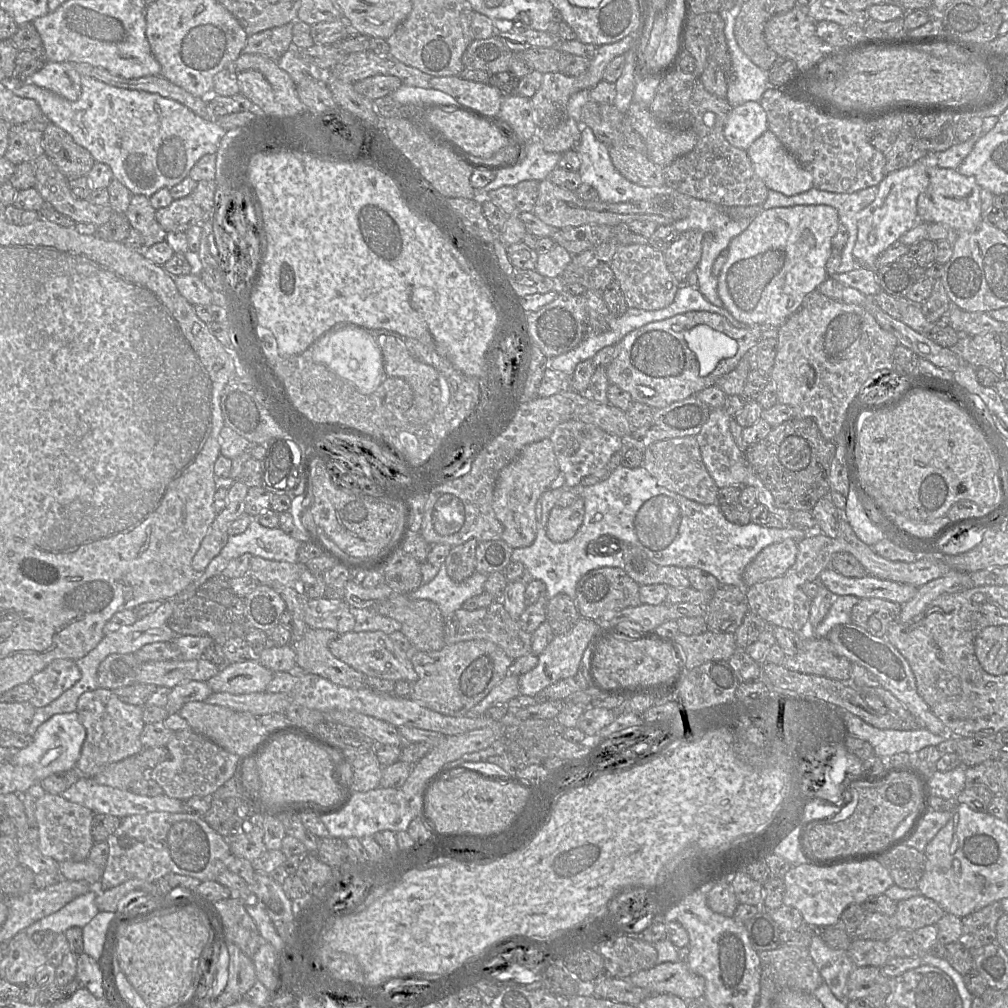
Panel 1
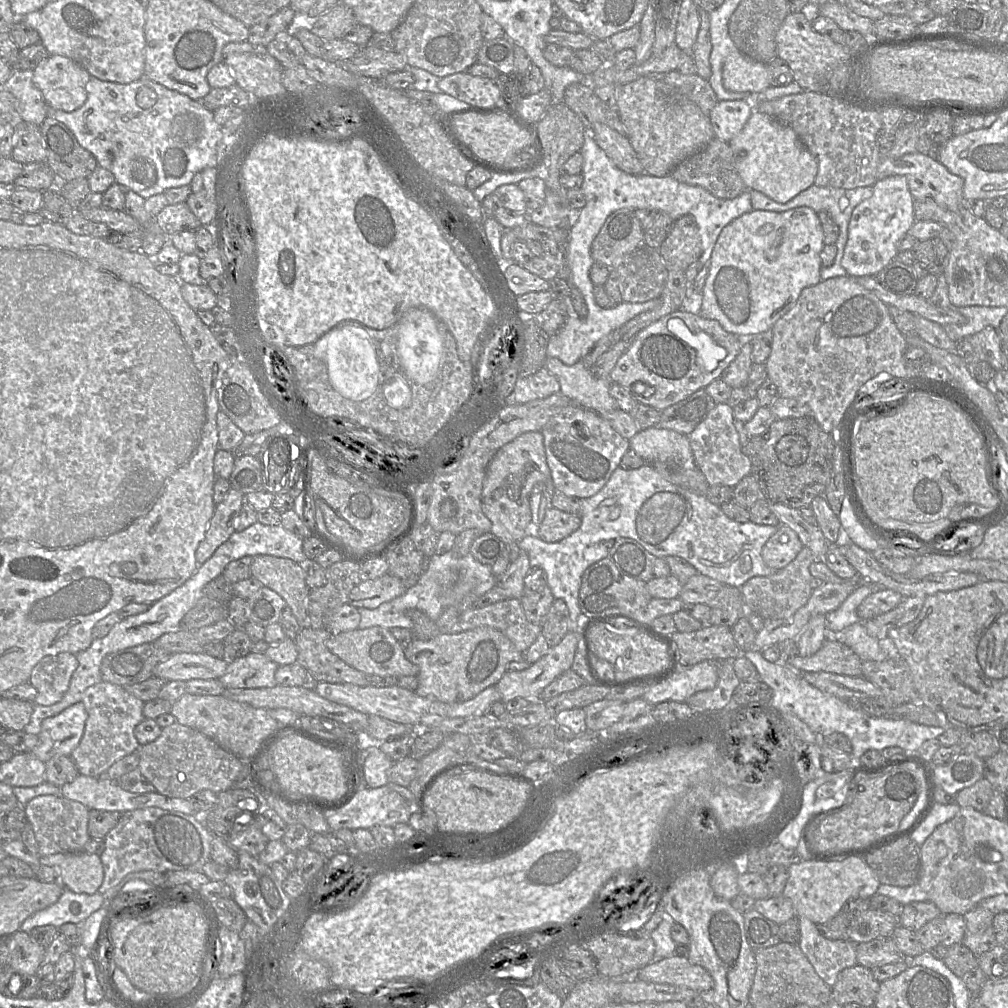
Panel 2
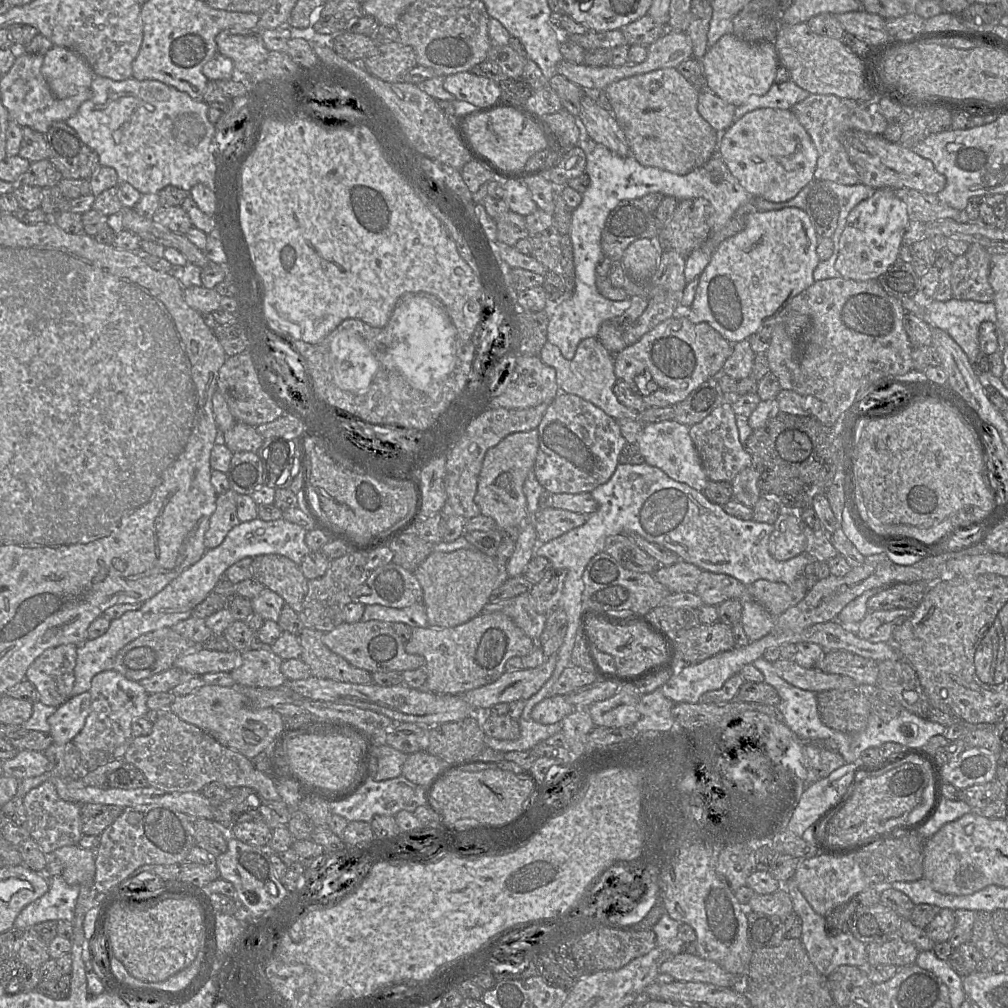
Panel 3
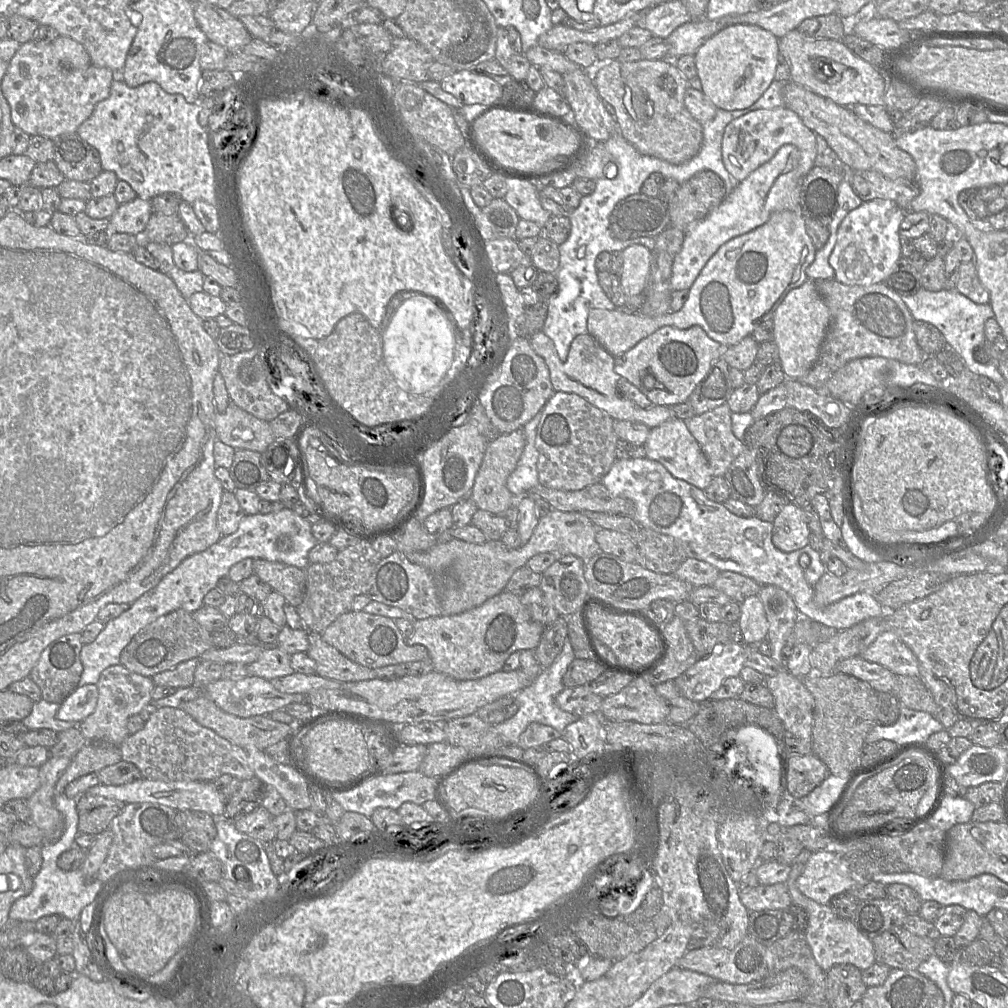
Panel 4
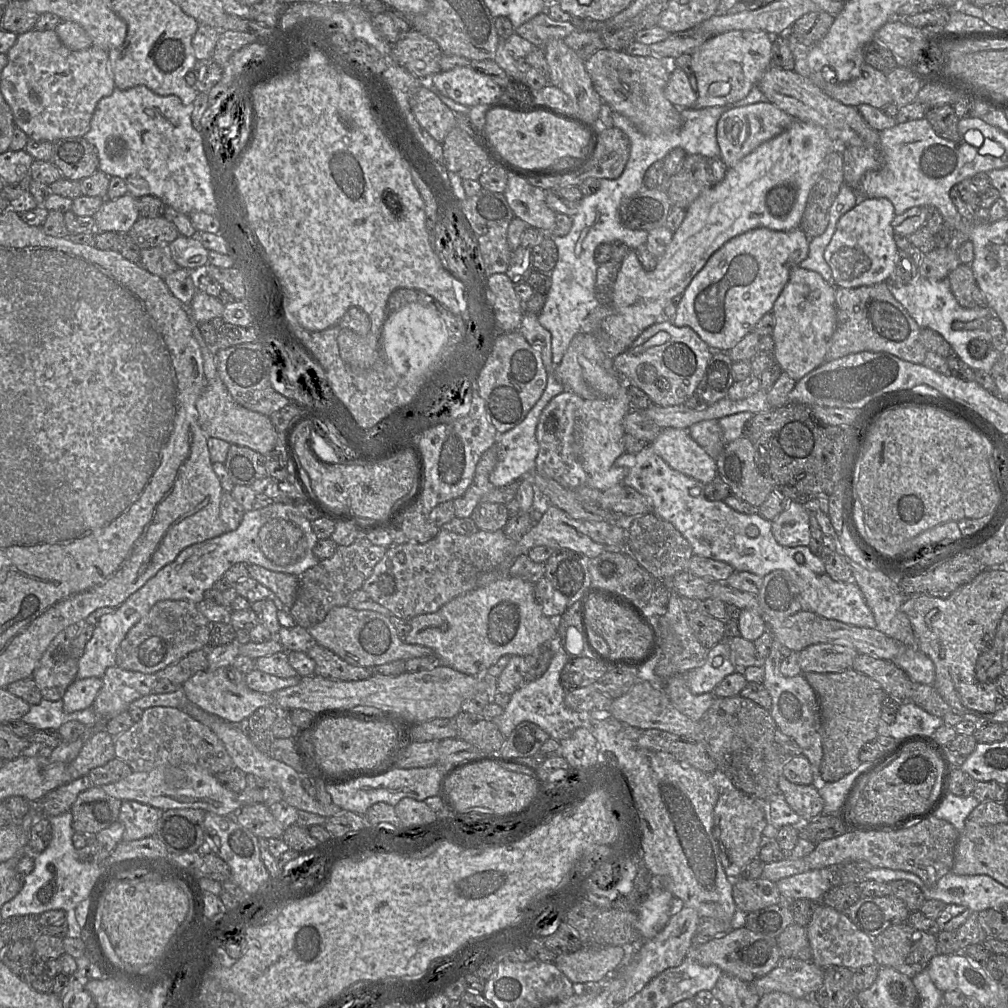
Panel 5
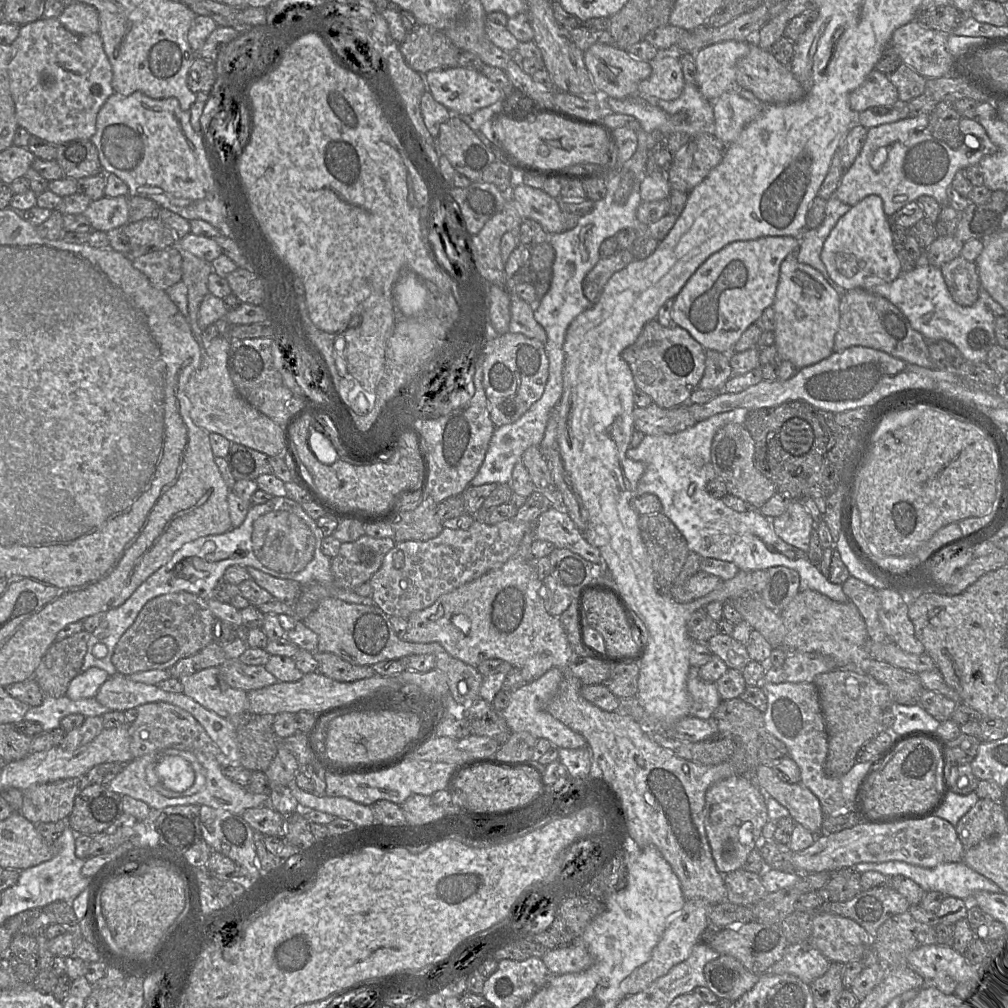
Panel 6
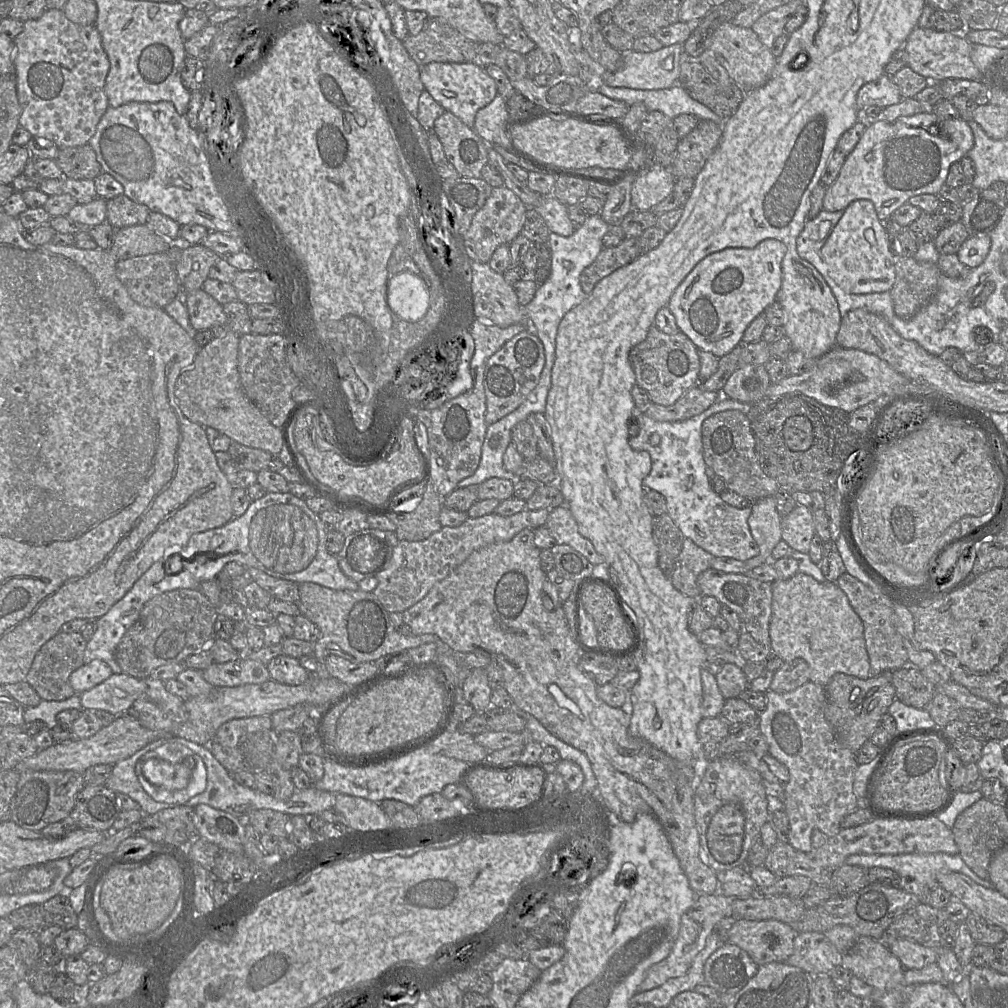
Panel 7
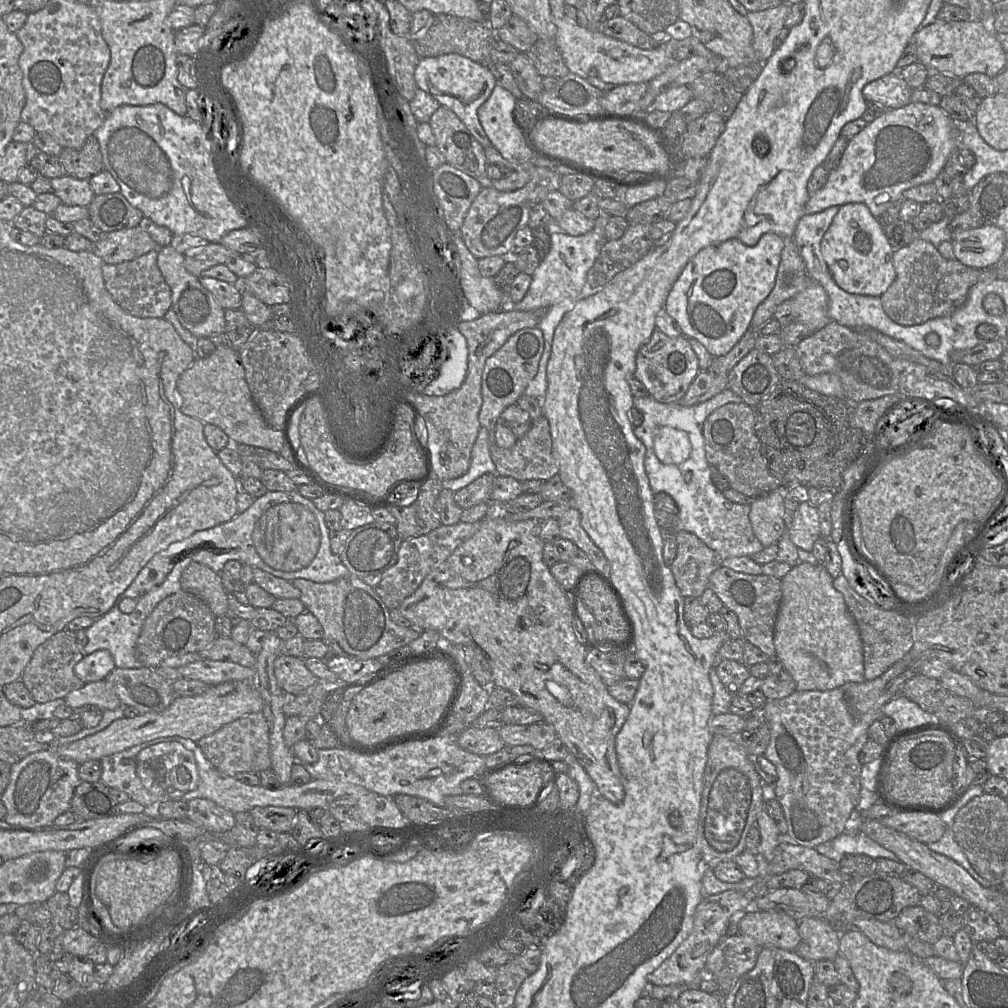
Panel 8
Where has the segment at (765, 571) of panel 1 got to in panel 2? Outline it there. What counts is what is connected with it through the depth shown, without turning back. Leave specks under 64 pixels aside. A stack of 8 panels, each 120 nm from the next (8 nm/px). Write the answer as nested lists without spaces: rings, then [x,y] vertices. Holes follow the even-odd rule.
[[[779,523],[776,532],[762,548],[764,563],[780,570],[790,564],[804,547],[798,535],[787,525]]]

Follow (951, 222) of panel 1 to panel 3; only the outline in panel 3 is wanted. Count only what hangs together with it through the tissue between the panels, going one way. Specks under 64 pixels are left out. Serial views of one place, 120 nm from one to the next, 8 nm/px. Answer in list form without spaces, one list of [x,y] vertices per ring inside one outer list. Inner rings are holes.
[[[848,130],[843,134],[843,146],[849,160],[858,172],[860,182],[872,189],[911,188],[928,194],[937,194],[944,189],[946,178],[937,172],[933,163],[900,143],[892,143],[882,135],[860,130]]]

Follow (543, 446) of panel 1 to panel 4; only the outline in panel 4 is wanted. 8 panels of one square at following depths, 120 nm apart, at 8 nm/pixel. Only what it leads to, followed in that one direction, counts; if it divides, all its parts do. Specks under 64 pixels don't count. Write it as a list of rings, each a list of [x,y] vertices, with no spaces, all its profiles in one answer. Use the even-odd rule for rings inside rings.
[[[522,429],[507,434],[500,434],[486,448],[480,468],[477,472],[470,497],[478,509],[486,510],[496,515],[504,515],[511,506],[516,505],[516,497],[507,488],[507,478],[514,471],[525,446]]]

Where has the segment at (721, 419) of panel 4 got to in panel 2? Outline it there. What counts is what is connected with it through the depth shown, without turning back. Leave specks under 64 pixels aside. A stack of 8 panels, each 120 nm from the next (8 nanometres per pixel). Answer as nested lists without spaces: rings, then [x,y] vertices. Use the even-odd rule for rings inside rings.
[[[718,403],[688,435],[696,466],[705,475],[710,486],[734,487],[750,474],[751,462],[743,454],[738,432],[734,426],[733,407],[728,403]]]

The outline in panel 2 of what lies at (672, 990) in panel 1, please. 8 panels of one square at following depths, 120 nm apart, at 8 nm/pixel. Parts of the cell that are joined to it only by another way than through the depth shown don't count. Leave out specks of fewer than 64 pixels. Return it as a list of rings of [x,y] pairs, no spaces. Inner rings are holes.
[[[676,954],[654,959],[638,971],[638,979],[687,987],[700,995],[709,995],[714,987],[714,980],[704,967]]]

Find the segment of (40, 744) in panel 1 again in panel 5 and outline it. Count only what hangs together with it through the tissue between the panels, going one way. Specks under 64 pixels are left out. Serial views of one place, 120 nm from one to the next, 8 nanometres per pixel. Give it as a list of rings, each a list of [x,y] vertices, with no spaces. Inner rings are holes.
[[[102,678],[76,679],[62,698],[64,711],[75,712],[92,707],[101,687]]]

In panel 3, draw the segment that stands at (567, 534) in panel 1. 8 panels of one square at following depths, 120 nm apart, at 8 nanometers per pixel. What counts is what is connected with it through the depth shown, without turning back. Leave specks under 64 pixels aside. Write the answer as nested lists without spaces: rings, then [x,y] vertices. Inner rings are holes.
[[[548,507],[544,510],[539,510],[531,517],[538,543],[544,544],[574,528],[582,526],[588,516],[564,509]]]

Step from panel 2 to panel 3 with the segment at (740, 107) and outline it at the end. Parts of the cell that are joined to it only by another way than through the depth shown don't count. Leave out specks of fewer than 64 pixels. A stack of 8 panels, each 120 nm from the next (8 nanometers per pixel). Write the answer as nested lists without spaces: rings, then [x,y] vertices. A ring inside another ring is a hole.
[[[699,91],[697,110],[715,130],[727,130],[734,121],[736,107],[716,96],[711,91]]]

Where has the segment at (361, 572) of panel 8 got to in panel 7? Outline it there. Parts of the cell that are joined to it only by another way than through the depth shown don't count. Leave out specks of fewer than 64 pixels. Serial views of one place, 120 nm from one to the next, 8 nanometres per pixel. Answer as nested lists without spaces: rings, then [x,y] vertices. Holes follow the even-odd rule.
[[[368,528],[352,533],[337,554],[340,569],[355,582],[375,577],[389,566],[398,543],[393,531]]]

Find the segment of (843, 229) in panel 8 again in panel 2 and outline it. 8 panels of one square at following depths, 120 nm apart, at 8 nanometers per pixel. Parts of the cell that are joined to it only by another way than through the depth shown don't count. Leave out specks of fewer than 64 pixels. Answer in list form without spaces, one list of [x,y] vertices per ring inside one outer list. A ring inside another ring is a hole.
[[[892,175],[876,181],[870,198],[853,210],[841,265],[848,276],[874,276],[898,254],[897,244],[916,222],[914,198],[905,176]]]

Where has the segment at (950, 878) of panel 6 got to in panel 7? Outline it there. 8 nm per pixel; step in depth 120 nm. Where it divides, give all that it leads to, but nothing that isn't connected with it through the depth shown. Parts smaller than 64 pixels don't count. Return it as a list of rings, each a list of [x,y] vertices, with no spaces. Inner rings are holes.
[[[942,852],[898,855],[854,854],[848,856],[845,863],[863,868],[889,868],[900,877],[910,877],[926,884],[930,890],[939,886],[937,884],[937,874],[948,872],[959,872],[985,888],[993,887],[989,880],[984,880],[976,875],[959,854],[950,855]]]

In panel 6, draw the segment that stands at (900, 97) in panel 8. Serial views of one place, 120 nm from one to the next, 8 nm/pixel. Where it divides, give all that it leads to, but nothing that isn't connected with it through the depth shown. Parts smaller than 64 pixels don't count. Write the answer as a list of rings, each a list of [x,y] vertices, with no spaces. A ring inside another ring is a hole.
[[[873,69],[865,81],[849,96],[849,104],[855,112],[876,106],[894,106],[899,103],[898,91],[887,75]]]

